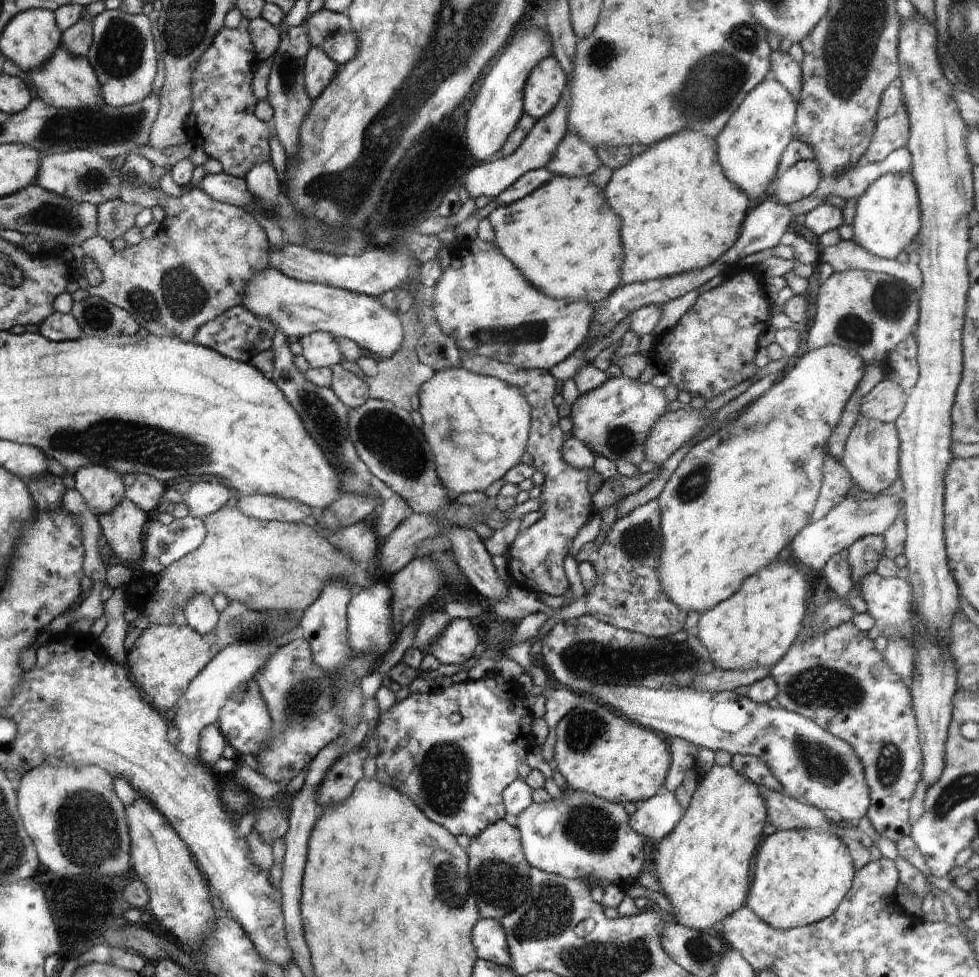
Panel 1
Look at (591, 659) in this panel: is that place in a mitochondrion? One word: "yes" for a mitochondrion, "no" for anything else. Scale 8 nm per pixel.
yes

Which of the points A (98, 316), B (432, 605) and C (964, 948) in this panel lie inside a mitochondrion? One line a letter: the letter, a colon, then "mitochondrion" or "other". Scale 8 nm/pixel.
A: mitochondrion
B: other
C: other

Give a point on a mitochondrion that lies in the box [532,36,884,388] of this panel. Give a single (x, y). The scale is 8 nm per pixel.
(603, 54)

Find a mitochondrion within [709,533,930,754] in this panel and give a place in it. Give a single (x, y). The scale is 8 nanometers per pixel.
(817, 686)

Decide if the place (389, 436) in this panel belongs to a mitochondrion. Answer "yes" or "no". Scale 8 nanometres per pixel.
yes

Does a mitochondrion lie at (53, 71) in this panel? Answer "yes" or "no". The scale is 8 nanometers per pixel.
no

